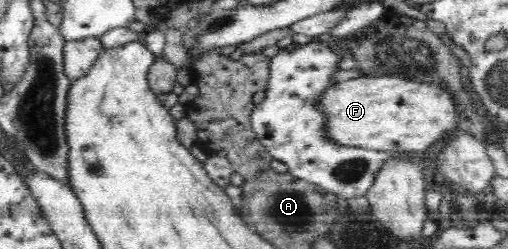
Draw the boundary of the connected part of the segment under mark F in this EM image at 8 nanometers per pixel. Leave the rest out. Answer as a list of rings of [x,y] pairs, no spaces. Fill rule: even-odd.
[[[364,75],[332,84],[320,92],[318,106],[326,114],[326,138],[340,145],[366,147],[372,150],[424,151],[450,136],[456,130],[458,113],[452,94],[434,82],[414,81],[398,75]]]

